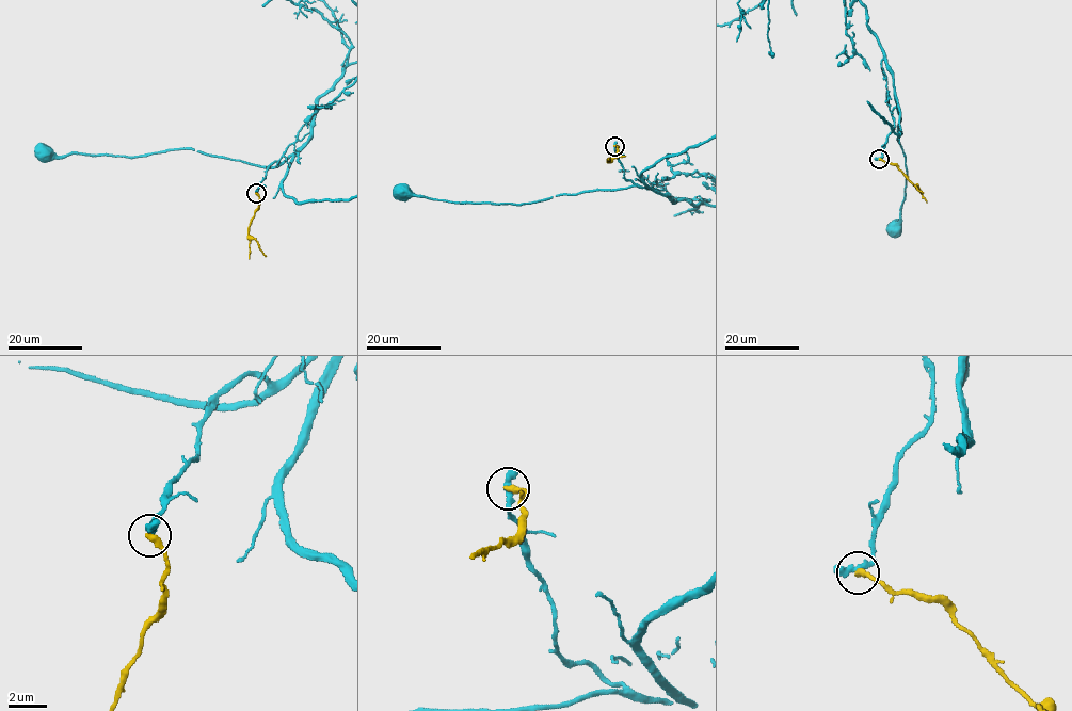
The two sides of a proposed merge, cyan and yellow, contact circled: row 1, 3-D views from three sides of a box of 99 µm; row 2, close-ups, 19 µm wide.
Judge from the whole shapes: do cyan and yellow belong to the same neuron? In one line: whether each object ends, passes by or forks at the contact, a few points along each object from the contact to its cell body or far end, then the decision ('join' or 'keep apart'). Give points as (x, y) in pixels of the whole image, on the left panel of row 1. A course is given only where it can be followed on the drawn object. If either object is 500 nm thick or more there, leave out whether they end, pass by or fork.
cyan passes by; yellow ends there; cyan runs (256, 193), (266, 170), (277, 161), (275, 166), (261, 167), (184, 148), (132, 157), (57, 156), (42, 150); yellow runs (256, 193), (258, 208), (248, 233), (266, 256); keep apart

